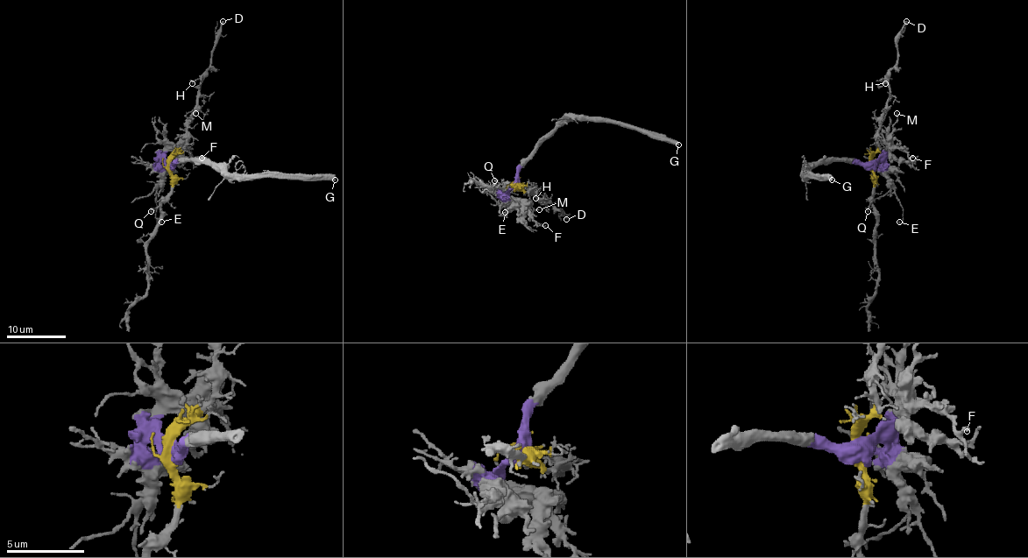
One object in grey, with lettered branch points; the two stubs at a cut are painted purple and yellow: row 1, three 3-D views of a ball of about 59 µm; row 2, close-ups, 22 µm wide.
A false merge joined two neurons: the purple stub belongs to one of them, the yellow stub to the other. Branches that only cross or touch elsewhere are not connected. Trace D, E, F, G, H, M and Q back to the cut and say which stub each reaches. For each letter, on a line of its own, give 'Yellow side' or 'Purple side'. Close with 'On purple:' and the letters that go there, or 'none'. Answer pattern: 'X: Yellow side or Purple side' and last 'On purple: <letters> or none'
D: Yellow side
E: Purple side
F: Purple side
G: Purple side
H: Yellow side
M: Purple side
Q: Yellow side
On purple: E, F, G, M

